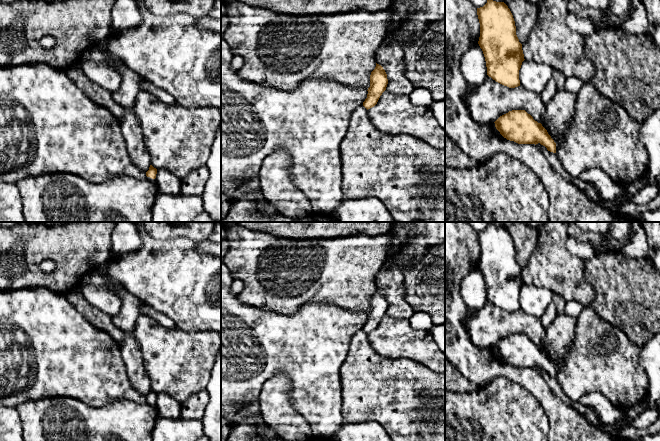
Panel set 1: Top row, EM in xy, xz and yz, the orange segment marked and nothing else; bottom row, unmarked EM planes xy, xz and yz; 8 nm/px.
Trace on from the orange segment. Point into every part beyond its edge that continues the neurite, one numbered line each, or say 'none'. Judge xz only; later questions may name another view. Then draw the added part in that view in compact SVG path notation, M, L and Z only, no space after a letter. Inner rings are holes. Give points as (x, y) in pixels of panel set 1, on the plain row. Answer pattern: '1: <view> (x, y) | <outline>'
none

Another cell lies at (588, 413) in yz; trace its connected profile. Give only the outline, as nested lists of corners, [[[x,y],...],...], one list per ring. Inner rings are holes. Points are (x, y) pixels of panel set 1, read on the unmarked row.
[[[540,367],[536,368],[536,370],[543,376],[546,380],[547,384],[551,387],[551,389],[569,406],[573,407],[579,414],[581,414],[587,423],[593,428],[602,428],[604,424],[598,418],[595,409],[582,405],[579,401],[571,400],[567,397],[564,393],[563,389],[561,388],[559,382],[557,381],[556,377],[550,376],[547,372]]]

